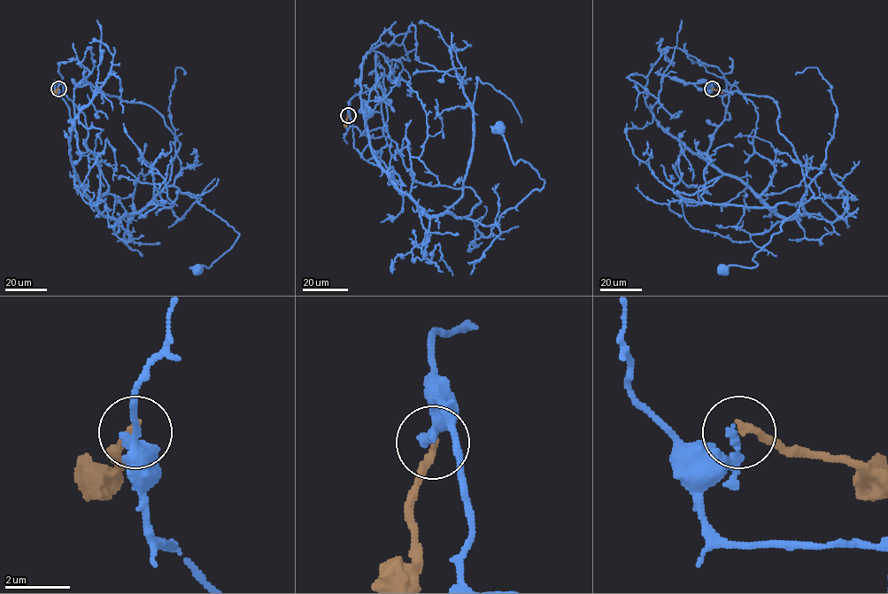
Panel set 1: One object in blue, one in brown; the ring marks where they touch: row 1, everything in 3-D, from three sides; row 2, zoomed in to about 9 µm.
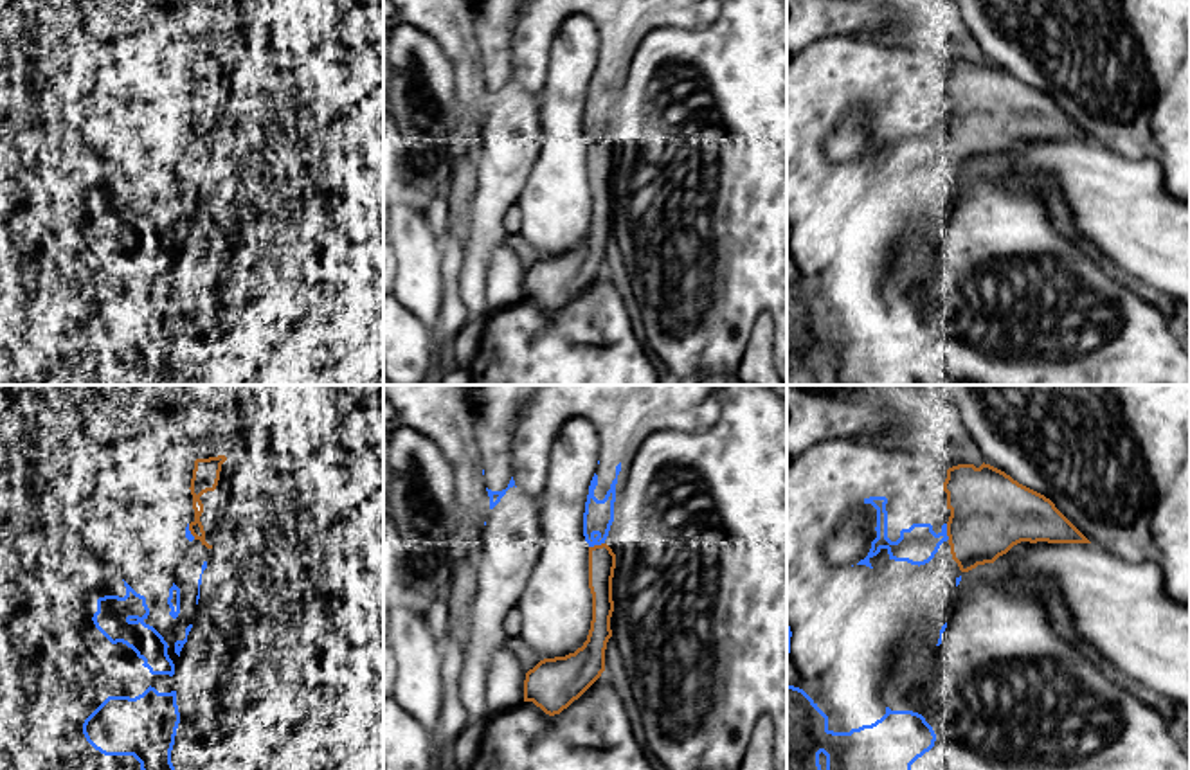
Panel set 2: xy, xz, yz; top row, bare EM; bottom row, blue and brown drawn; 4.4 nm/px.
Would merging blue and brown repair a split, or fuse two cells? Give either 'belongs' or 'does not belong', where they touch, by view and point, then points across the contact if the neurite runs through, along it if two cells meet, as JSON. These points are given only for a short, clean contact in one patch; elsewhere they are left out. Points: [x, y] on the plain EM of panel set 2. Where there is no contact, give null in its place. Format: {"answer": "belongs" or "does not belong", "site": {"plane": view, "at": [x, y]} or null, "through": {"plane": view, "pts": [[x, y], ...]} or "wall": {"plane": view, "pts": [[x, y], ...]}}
{"answer": "does not belong", "site": {"plane": "xz", "at": [596, 141]}}

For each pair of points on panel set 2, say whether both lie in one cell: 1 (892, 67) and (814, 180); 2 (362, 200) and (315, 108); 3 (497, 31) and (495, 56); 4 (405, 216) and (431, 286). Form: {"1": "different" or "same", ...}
{"1": "same", "2": "same", "3": "same", "4": "same"}

